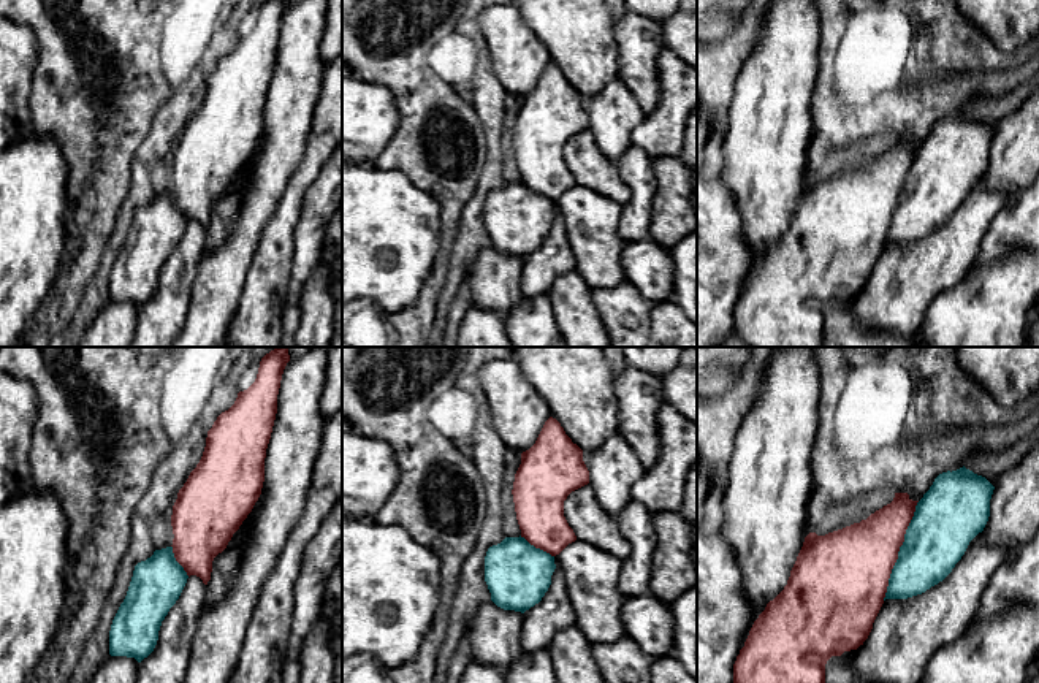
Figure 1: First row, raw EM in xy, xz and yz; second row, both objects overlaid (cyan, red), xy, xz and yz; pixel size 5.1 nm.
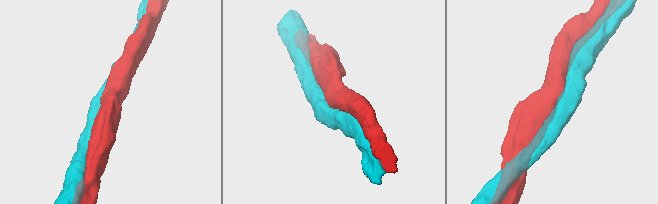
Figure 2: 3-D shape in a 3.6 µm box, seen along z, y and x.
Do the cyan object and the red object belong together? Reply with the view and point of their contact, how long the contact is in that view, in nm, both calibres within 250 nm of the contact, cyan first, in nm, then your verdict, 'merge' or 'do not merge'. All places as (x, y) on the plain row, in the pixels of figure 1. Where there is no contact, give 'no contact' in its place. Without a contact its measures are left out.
meets cyan in yz at (900, 195); contact 550 nm long; 320 nm thick on the cyan side, 380 nm on the other; do not merge

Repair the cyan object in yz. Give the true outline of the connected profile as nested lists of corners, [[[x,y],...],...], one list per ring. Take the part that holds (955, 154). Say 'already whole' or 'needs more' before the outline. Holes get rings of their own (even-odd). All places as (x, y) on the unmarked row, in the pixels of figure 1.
already whole; [[[965,111],[939,119],[917,147],[906,174],[898,204],[892,214],[885,244],[908,244],[925,238],[942,227],[965,200],[969,187],[984,176],[990,162],[990,144],[995,132]]]

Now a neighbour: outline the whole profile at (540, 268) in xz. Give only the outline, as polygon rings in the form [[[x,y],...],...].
[[[554,204],[556,214],[551,220],[551,230],[542,246],[523,258],[521,292],[526,296],[548,295],[554,280],[565,273],[575,271],[575,255],[569,246],[562,216]]]

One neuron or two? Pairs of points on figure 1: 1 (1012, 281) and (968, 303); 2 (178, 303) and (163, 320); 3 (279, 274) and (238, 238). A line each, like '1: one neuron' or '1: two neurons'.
1: one neuron
2: one neuron
3: two neurons

